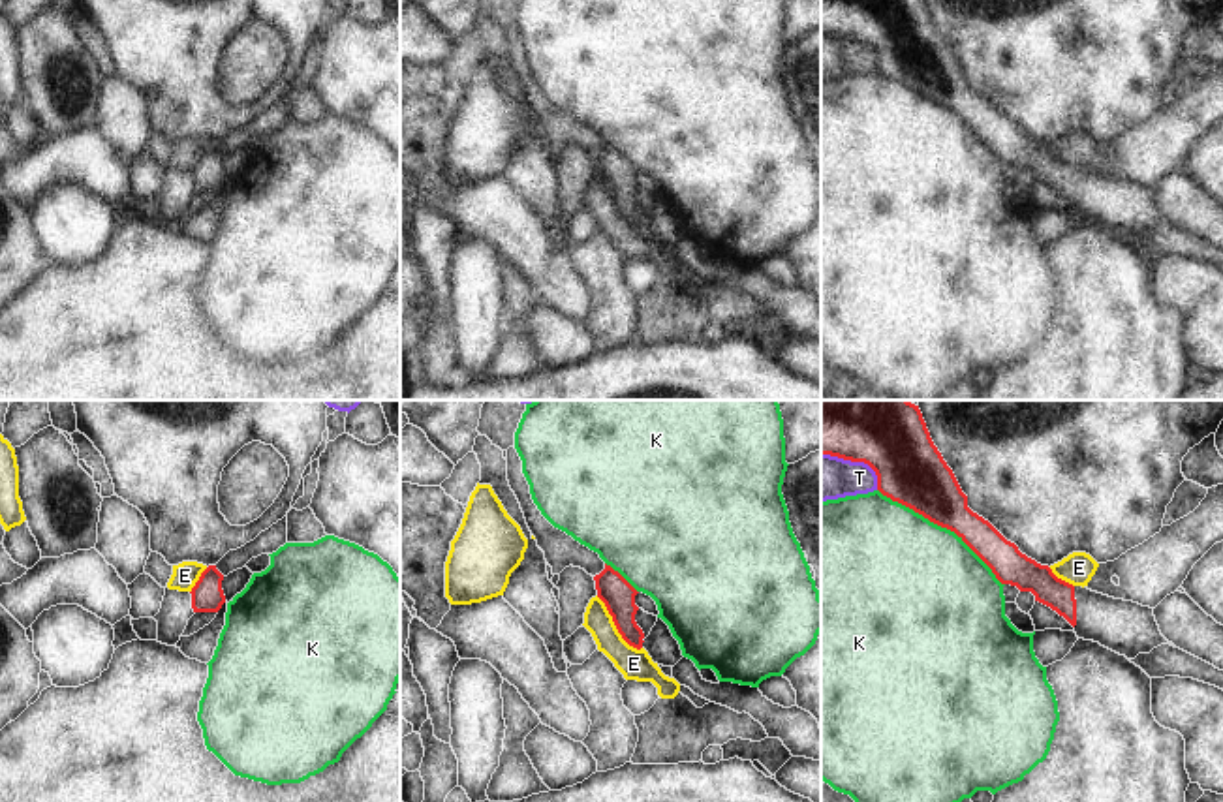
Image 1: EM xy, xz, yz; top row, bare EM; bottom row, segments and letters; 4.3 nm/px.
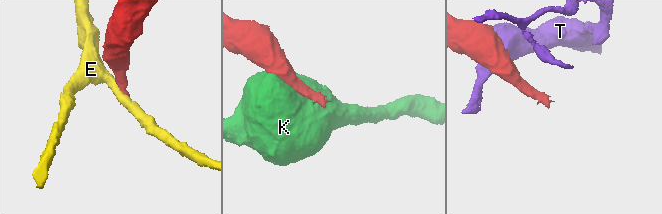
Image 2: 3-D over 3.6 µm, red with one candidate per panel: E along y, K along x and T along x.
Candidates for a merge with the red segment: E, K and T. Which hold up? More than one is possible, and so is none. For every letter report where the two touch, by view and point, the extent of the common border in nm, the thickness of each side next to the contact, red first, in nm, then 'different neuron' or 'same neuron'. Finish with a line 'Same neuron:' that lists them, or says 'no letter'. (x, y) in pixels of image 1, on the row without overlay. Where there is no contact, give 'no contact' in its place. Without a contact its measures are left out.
E: xz (615, 203) | 300 nm | 140/130 nm | different neuron
K: yz (942, 106) | 700 nm | 280/500 nm | different neuron
T: yz (857, 40) | 300 nm | 300/200 nm | different neuron
Same neuron: no letter

